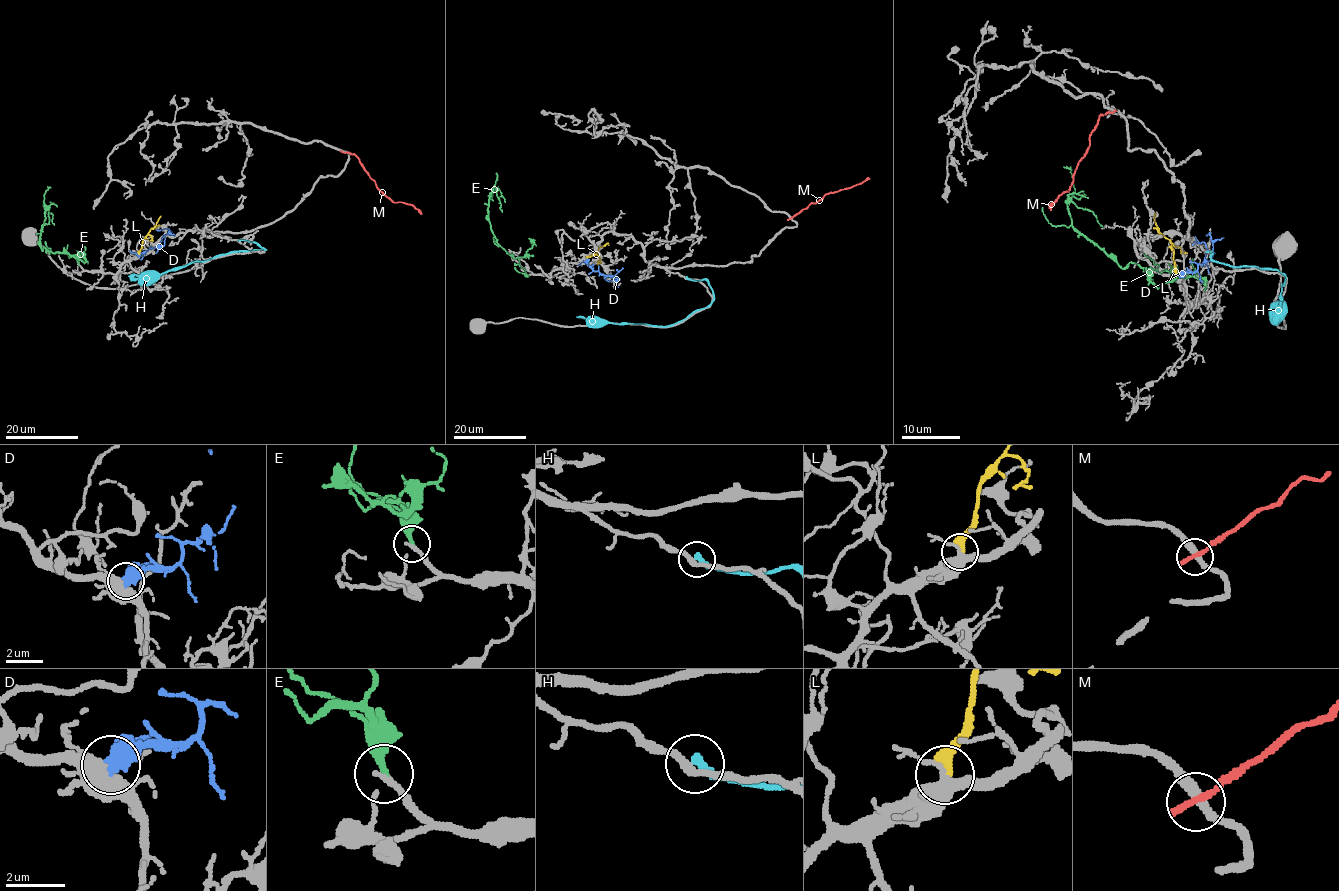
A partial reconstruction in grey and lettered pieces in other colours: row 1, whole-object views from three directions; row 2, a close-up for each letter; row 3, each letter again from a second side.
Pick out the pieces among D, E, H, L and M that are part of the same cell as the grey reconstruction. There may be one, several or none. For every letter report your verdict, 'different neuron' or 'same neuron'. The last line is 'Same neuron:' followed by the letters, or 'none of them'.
D: different neuron
E: same neuron
H: different neuron
L: different neuron
M: different neuron
Same neuron: E

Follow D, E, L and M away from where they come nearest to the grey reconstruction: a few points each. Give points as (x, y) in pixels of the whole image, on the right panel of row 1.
D: (1180, 276), (1195, 272), (1197, 265), (1210, 259), (1213, 249), (1209, 233), (1206, 236)
E: (1205, 289), (1177, 272), (1137, 263), (1121, 268), (1077, 231), (1067, 205), (1092, 211), (1103, 227)
L: (1174, 273), (1171, 243), (1158, 231), (1154, 220), (1155, 213)
M: (1114, 111), (1099, 117), (1089, 137), (1087, 152), (1073, 173), (1072, 185), (1051, 205), (1051, 210)

